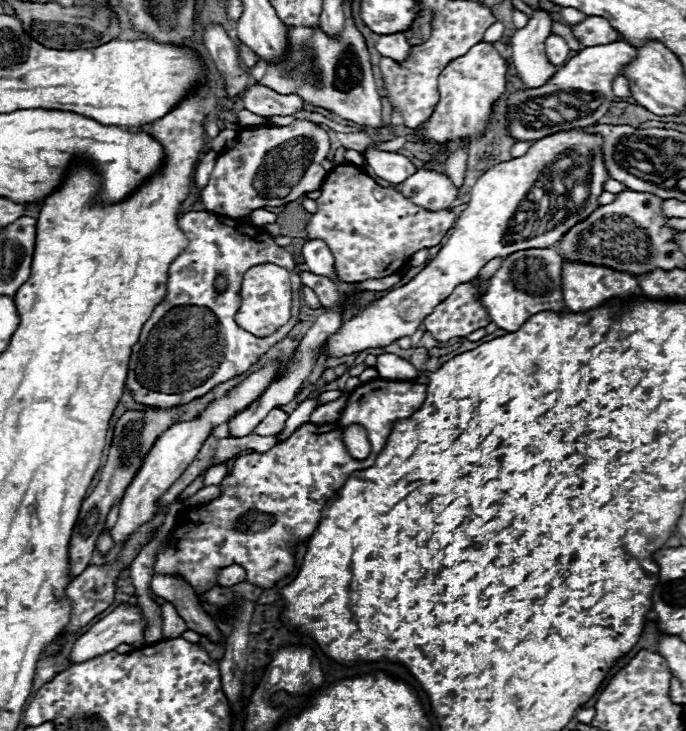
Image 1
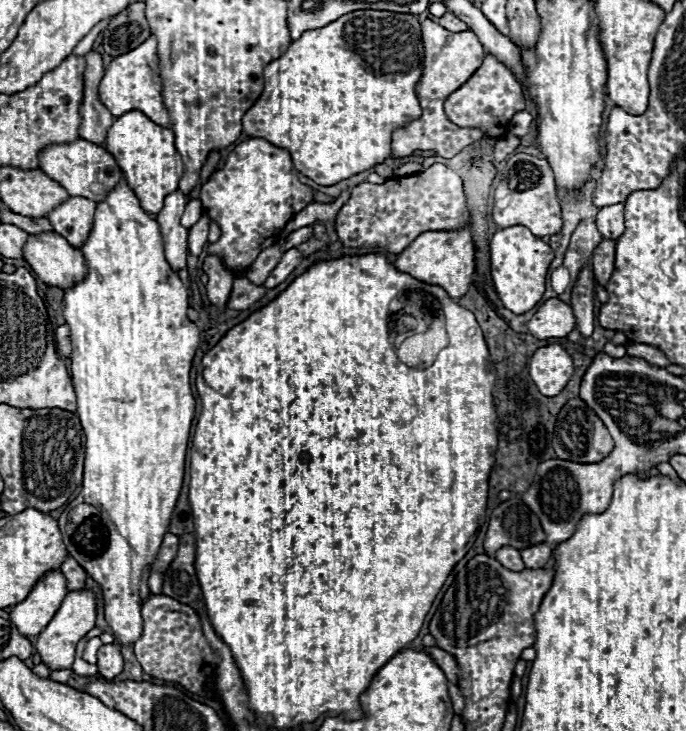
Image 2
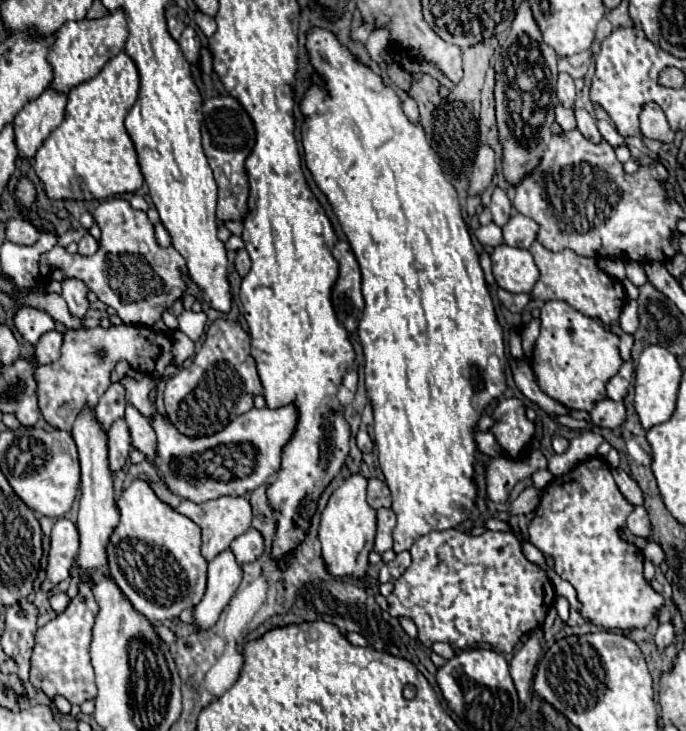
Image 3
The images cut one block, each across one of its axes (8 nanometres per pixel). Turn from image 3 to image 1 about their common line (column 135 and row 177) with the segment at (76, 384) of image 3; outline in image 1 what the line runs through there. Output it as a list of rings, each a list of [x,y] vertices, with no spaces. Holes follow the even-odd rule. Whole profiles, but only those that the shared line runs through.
[[[354,164],[334,166],[332,172],[326,174],[322,184],[322,196],[316,200],[318,212],[308,222],[308,236],[322,238],[330,246],[334,254],[334,274],[344,282],[362,282],[370,278],[384,278],[400,272],[404,264],[412,258],[416,250],[436,246],[444,238],[444,234],[454,226],[456,214],[450,210],[428,212],[422,206],[412,204],[394,188],[378,186],[366,172],[356,168]]]

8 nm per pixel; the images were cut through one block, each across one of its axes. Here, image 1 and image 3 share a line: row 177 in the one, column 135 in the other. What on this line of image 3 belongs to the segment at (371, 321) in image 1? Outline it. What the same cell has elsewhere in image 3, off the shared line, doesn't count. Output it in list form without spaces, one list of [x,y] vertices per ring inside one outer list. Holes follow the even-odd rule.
[[[134,480],[124,490],[124,494],[118,498],[118,508],[120,508],[120,524],[110,536],[108,564],[112,578],[126,594],[126,598],[132,602],[132,606],[152,622],[178,618],[182,610],[194,608],[204,596],[206,570],[208,570],[208,560],[200,554],[202,546],[200,528],[190,518],[174,512],[170,506],[160,502],[156,494],[150,490],[150,486],[142,480]]]

